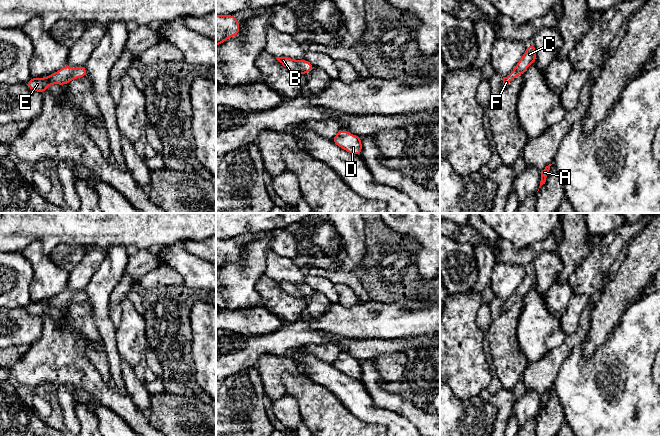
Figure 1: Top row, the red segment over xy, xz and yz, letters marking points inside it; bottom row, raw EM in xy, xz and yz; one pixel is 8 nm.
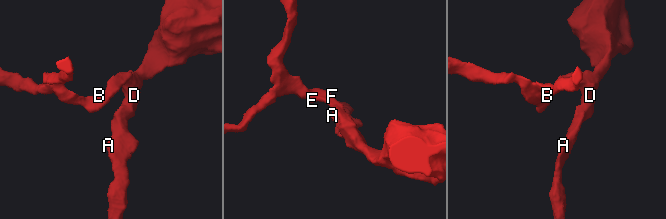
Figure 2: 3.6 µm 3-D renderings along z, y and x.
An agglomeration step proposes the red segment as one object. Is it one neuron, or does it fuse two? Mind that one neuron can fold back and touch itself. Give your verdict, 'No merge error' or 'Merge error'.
No merge error

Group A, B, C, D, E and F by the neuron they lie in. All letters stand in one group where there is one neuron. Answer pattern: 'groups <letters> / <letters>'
groups A B C D E F

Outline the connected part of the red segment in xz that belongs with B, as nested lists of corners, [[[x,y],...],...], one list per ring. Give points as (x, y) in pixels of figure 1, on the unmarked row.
[[[276,281],[276,283],[289,295],[296,296],[301,299],[305,299],[307,296],[310,296],[315,292],[306,283],[303,283],[302,285],[294,284],[288,281]]]

